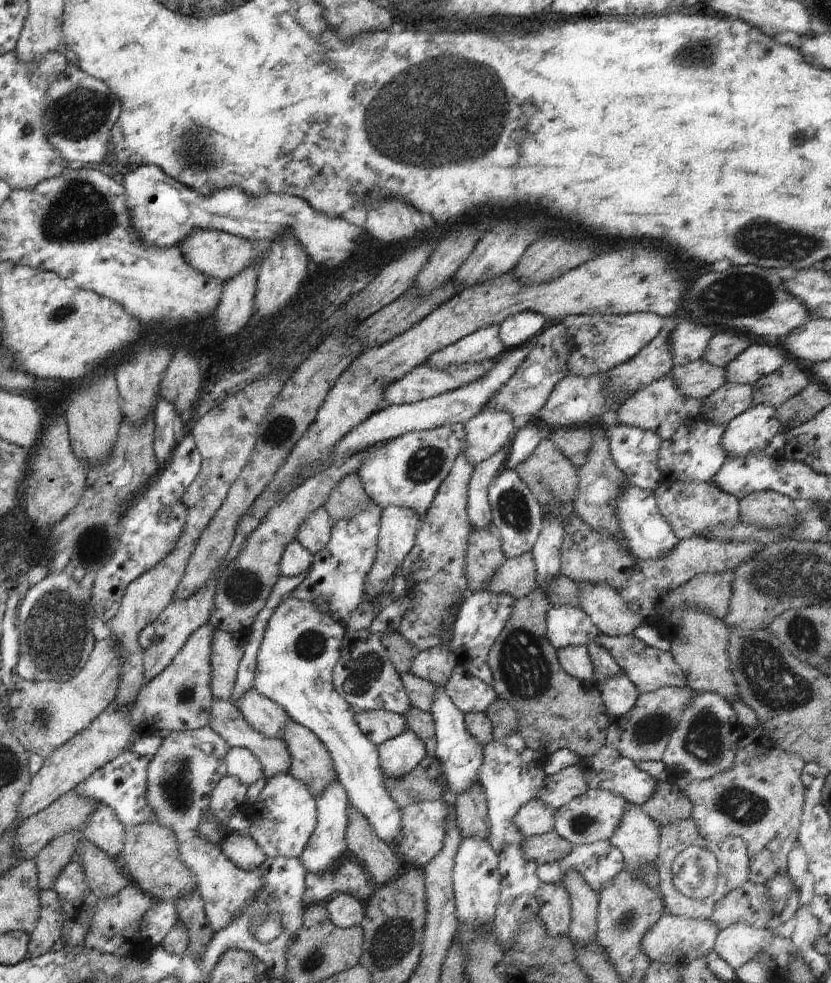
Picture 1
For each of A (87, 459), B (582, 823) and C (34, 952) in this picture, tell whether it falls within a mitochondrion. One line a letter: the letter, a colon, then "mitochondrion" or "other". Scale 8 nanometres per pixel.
A: other
B: mitochondrion
C: other

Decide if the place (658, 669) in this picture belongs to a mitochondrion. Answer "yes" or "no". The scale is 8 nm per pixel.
no

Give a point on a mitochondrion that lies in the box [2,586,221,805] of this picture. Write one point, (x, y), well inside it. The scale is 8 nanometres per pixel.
(39, 719)

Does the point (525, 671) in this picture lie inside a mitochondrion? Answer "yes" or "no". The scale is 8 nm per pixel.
yes

